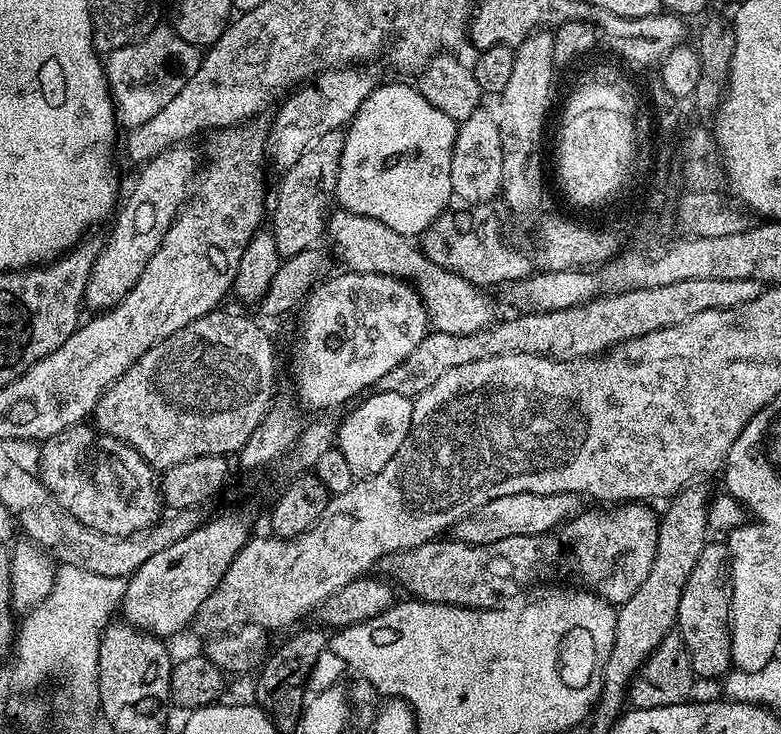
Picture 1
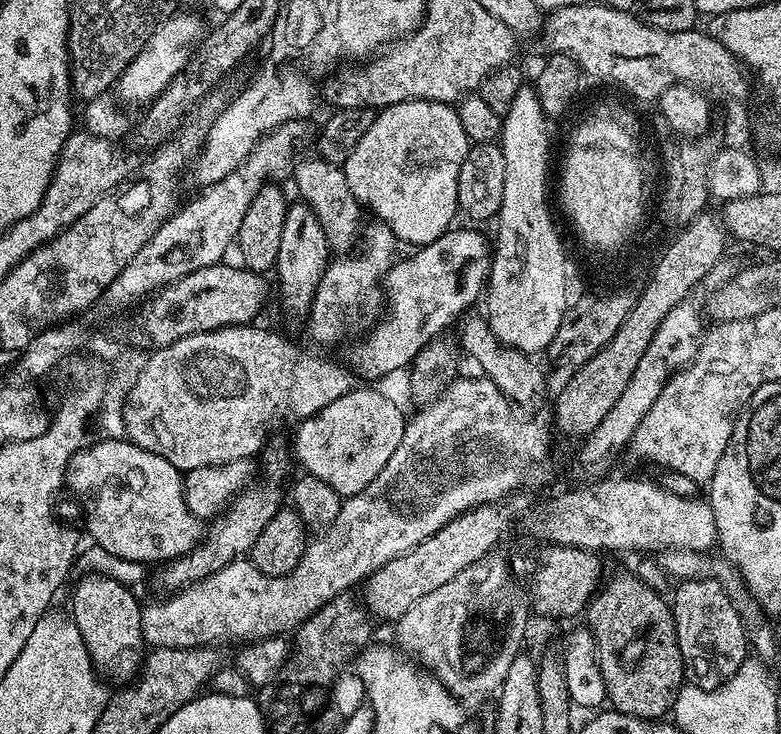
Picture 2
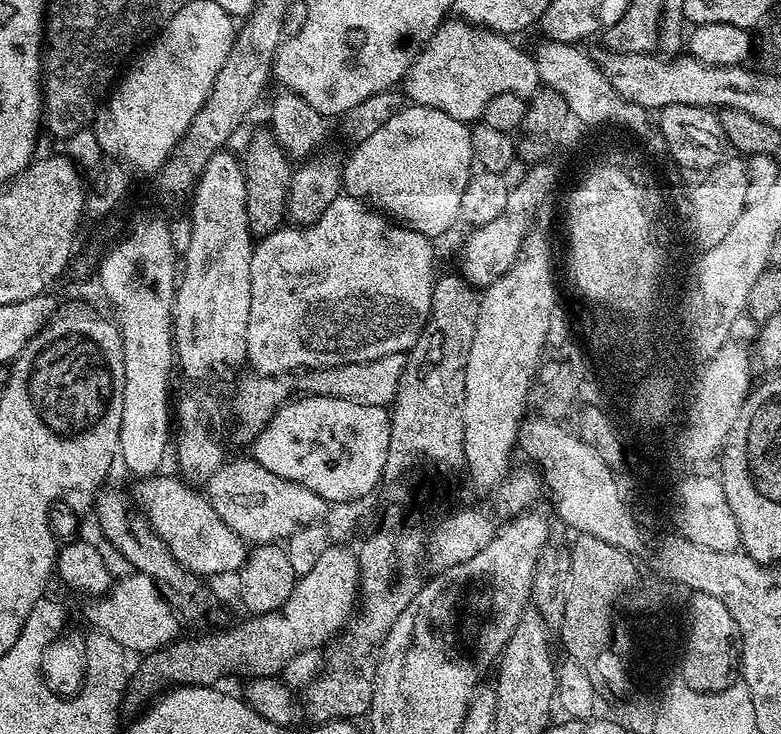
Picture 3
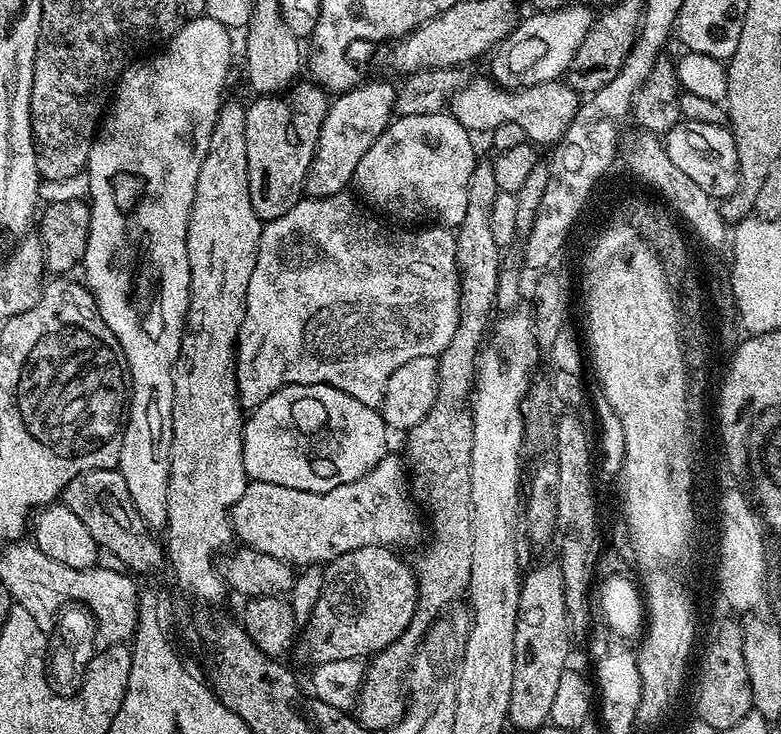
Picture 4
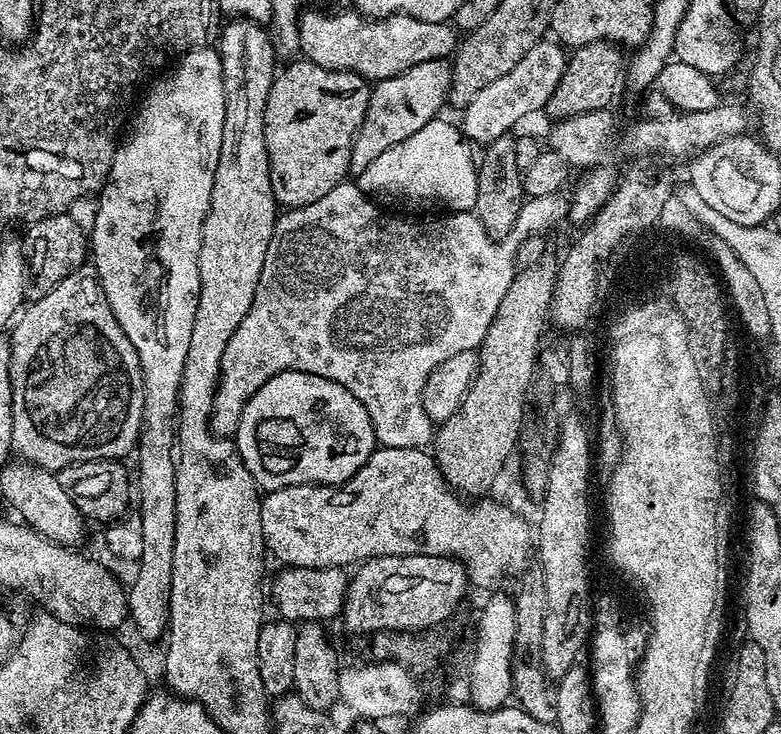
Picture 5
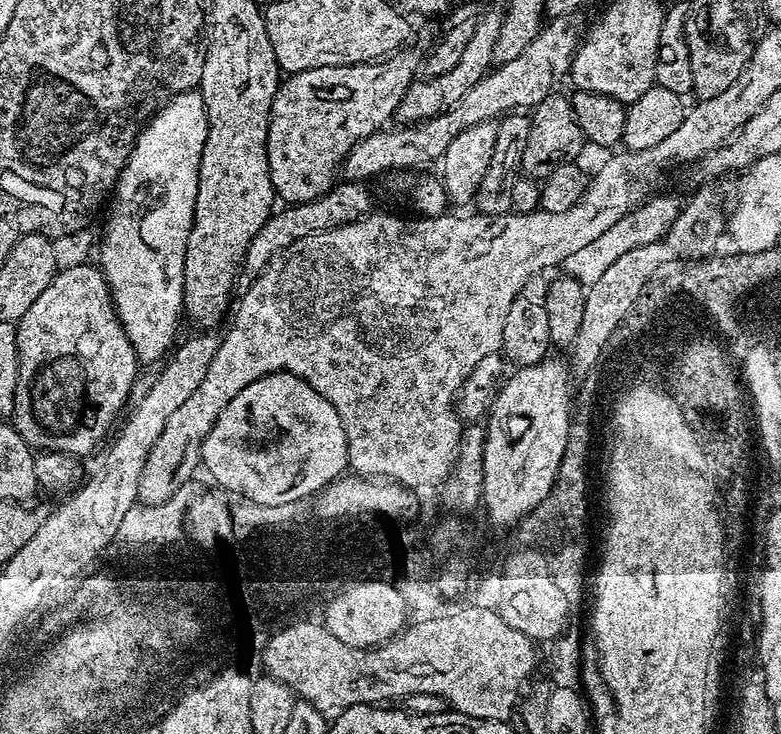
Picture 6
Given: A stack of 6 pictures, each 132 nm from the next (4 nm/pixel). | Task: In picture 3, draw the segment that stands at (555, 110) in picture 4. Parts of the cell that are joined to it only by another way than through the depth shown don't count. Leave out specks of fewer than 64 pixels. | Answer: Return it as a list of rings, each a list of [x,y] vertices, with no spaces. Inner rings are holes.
[[[445,19],[405,74],[402,91],[413,105],[442,110],[442,114],[465,122],[479,121],[487,103],[499,95],[513,92],[523,98],[531,97],[542,84],[538,66],[512,40],[515,39],[511,35],[492,32],[466,20]]]

